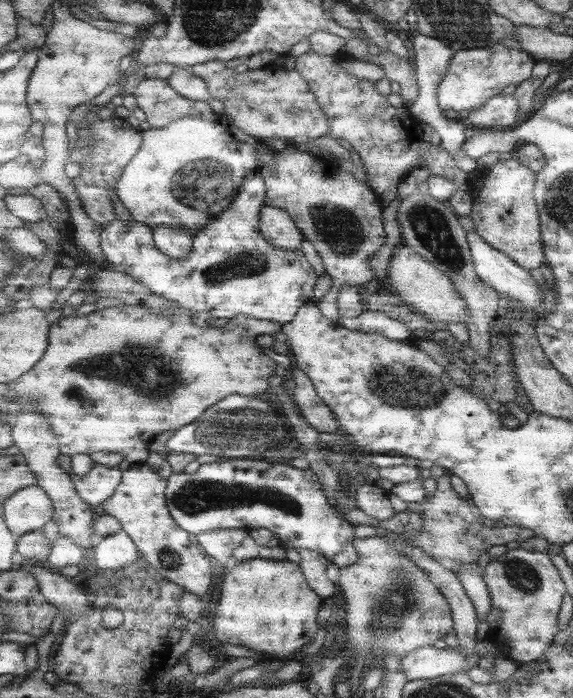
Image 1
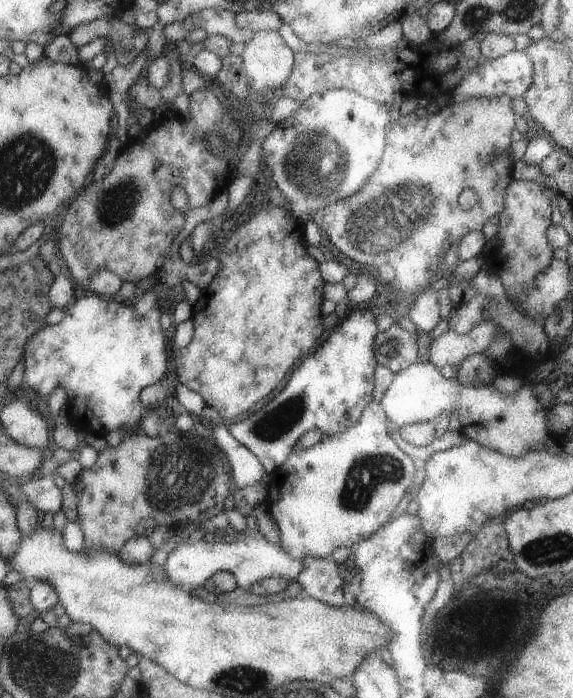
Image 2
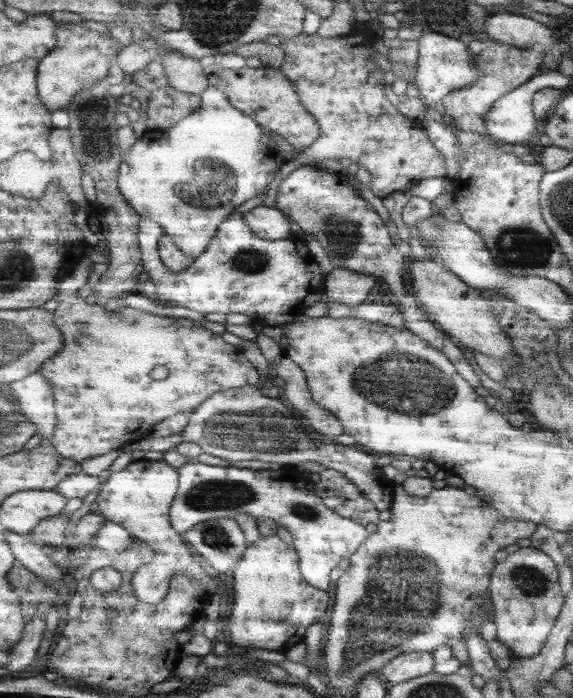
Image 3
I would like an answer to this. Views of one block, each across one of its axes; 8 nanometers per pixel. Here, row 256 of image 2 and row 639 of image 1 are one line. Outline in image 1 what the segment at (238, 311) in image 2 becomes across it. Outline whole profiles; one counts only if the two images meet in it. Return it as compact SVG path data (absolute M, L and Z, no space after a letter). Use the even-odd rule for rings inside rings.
M254 558L226 570L215 608L214 636L222 643L248 646L270 658L294 660L323 629L318 622L325 598L306 578L301 563L287 558Z

